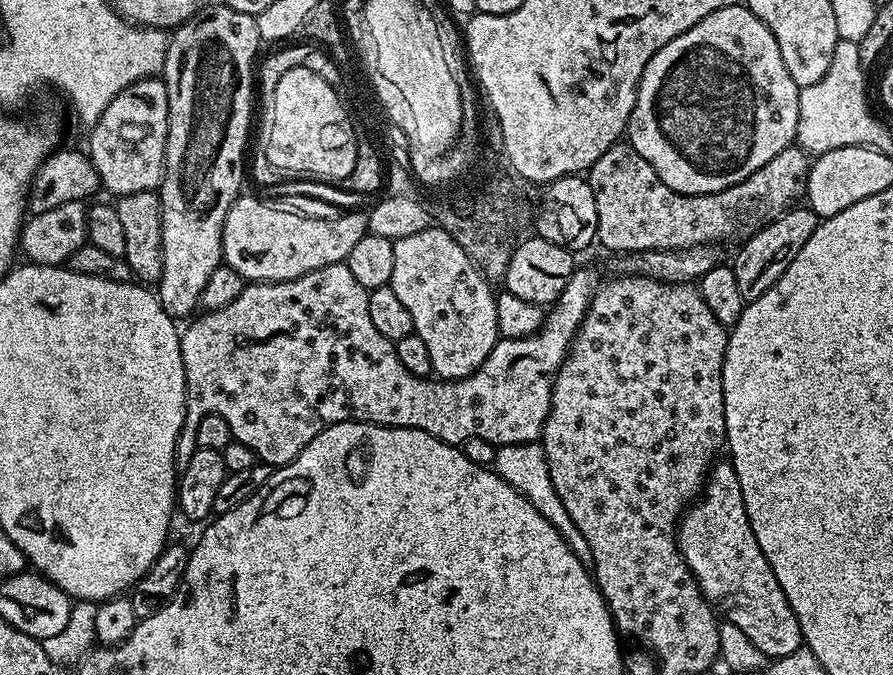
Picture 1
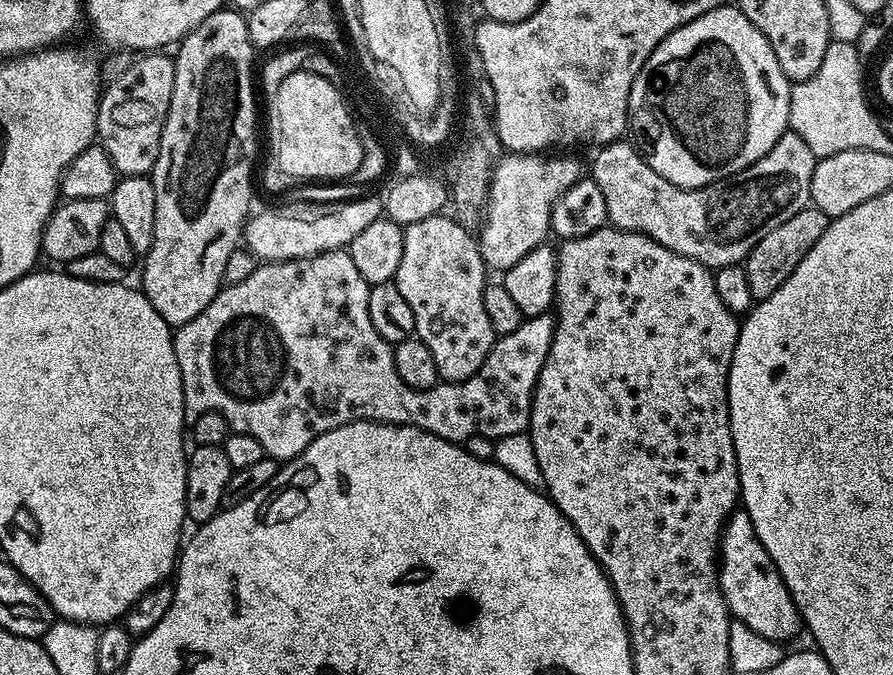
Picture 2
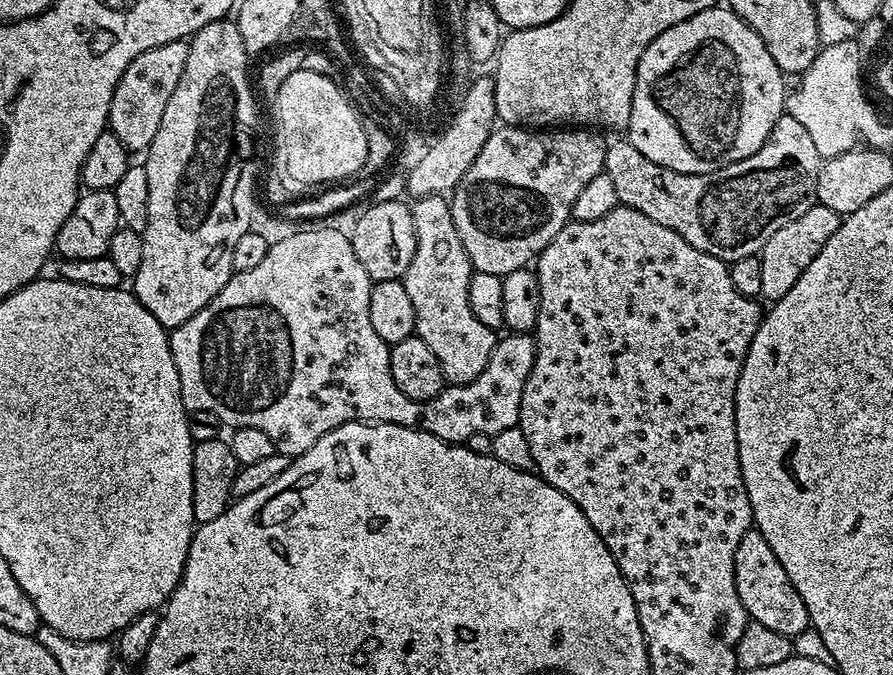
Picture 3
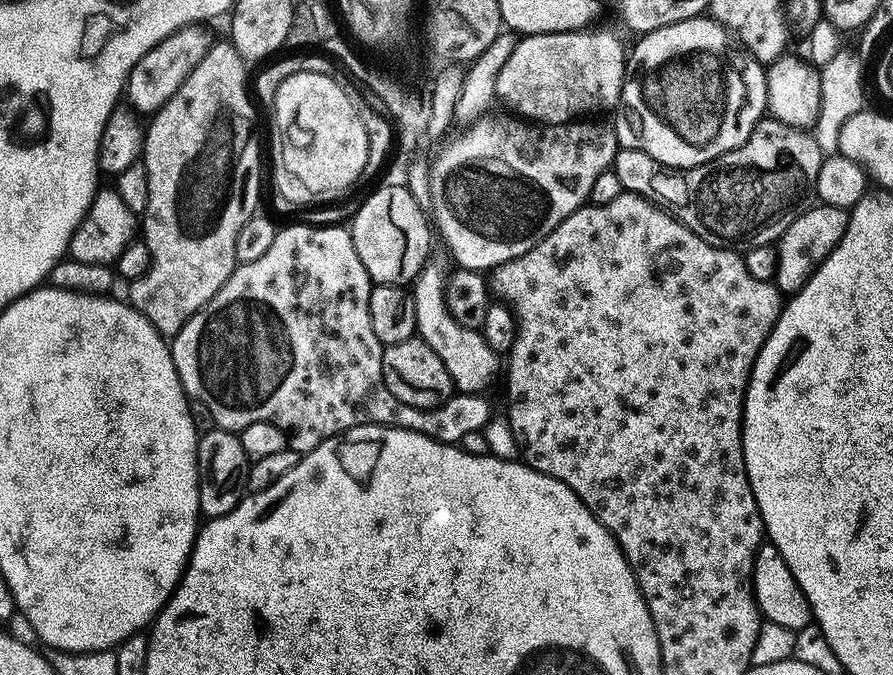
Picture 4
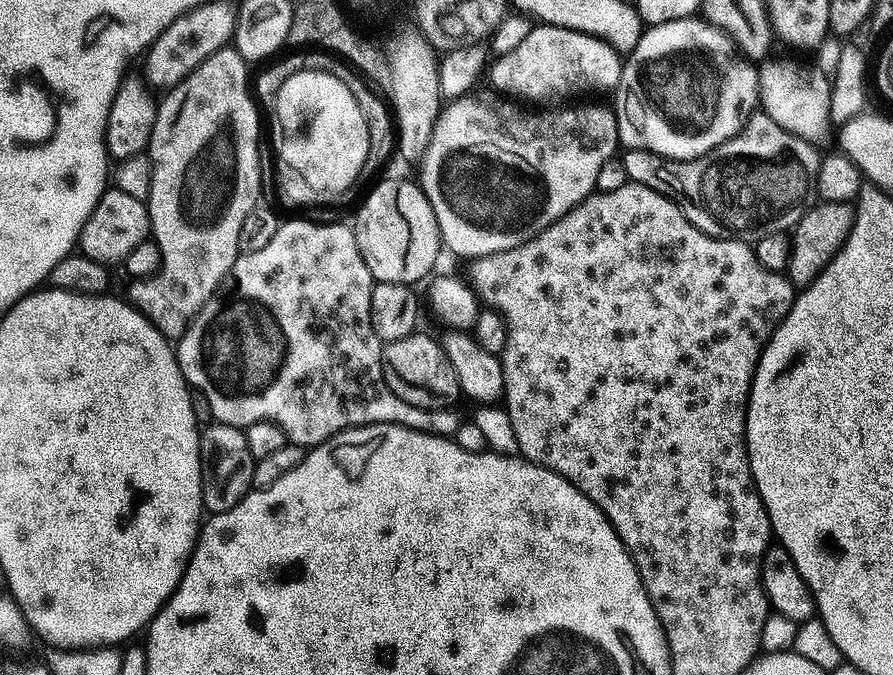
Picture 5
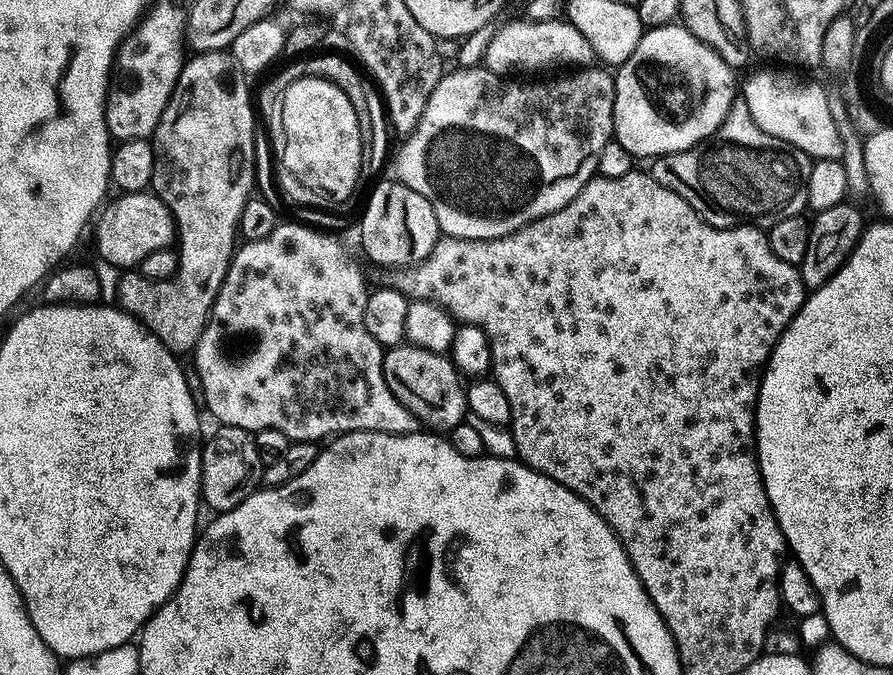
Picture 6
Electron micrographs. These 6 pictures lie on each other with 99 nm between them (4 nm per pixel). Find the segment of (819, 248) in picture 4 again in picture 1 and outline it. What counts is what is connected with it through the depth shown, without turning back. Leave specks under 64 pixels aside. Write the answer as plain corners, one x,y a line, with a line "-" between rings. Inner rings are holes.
793,206
782,213
776,220
771,220
765,228
759,228
754,235
748,237
739,245
736,261
731,261
734,279
738,282
738,294
742,294
744,301
757,300
770,290
786,274
786,266
798,258
798,250
810,242
810,234
814,234
818,217
808,206

